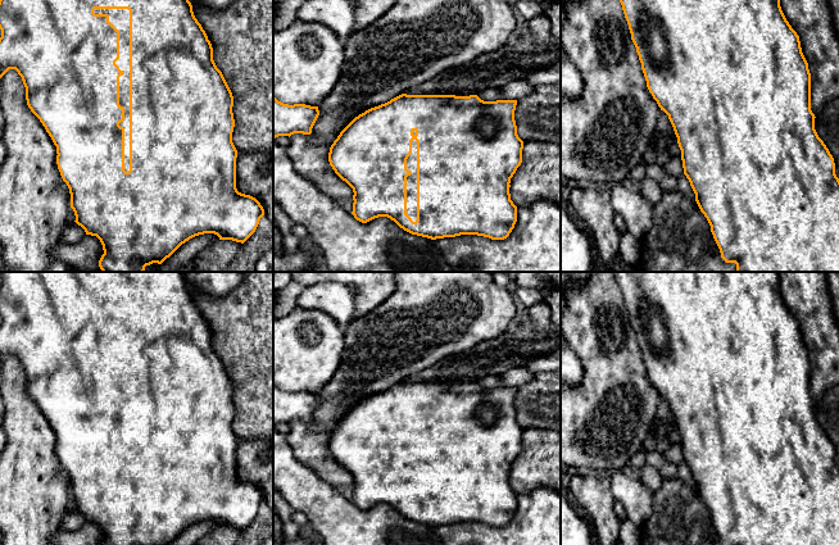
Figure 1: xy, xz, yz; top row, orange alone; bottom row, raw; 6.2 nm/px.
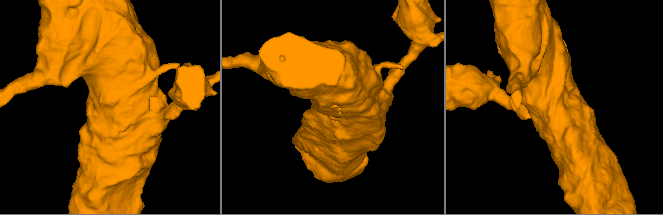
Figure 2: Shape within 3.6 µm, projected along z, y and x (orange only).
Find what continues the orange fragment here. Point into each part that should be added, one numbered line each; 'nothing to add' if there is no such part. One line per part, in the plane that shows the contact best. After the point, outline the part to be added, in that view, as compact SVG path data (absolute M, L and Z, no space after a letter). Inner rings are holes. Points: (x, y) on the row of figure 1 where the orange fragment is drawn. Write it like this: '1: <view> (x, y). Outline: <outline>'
1: xy (119, 18). Outline: M95 9L95 14L108 14L109 22L119 31L119 59L115 64L123 72L119 77L119 105L124 108L124 171L130 171L130 10Z

